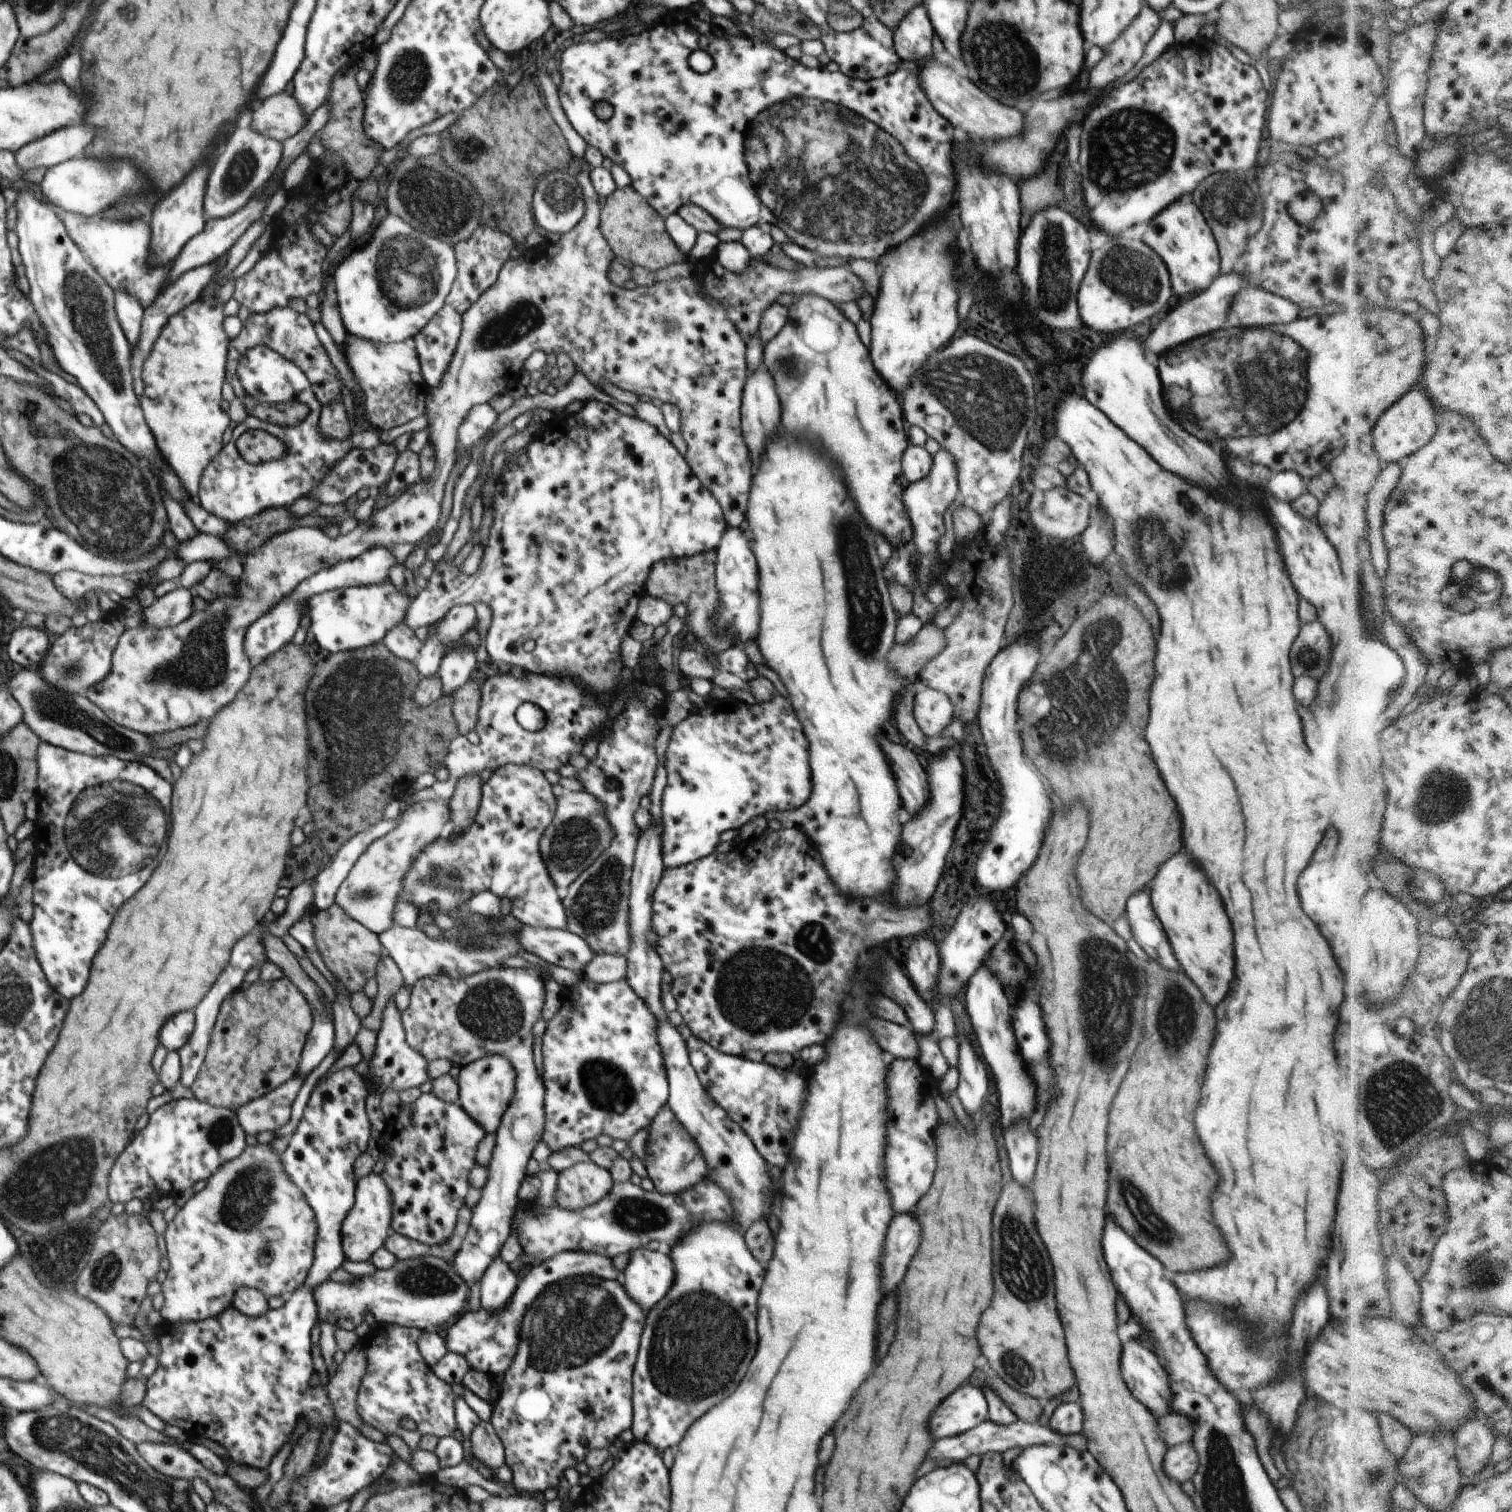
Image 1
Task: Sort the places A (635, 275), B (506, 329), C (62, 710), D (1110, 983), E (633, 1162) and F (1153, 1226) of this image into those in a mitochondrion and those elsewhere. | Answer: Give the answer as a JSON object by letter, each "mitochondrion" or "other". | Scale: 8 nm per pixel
{"A":"other","B":"mitochondrion","C":"mitochondrion","D":"mitochondrion","E":"other","F":"mitochondrion"}

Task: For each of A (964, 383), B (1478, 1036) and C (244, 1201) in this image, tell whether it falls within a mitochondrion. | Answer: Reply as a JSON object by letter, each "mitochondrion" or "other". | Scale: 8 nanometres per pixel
{"A":"mitochondrion","B":"mitochondrion","C":"mitochondrion"}

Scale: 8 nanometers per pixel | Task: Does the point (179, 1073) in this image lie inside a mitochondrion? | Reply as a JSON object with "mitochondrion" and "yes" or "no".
{"mitochondrion":"no"}

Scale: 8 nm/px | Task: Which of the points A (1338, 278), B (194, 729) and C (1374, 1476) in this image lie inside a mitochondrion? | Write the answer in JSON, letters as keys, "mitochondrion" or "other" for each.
{"A":"mitochondrion","B":"other","C":"mitochondrion"}

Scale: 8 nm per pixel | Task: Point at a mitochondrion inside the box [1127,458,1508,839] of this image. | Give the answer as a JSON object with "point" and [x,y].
{"point":[1425,805]}

